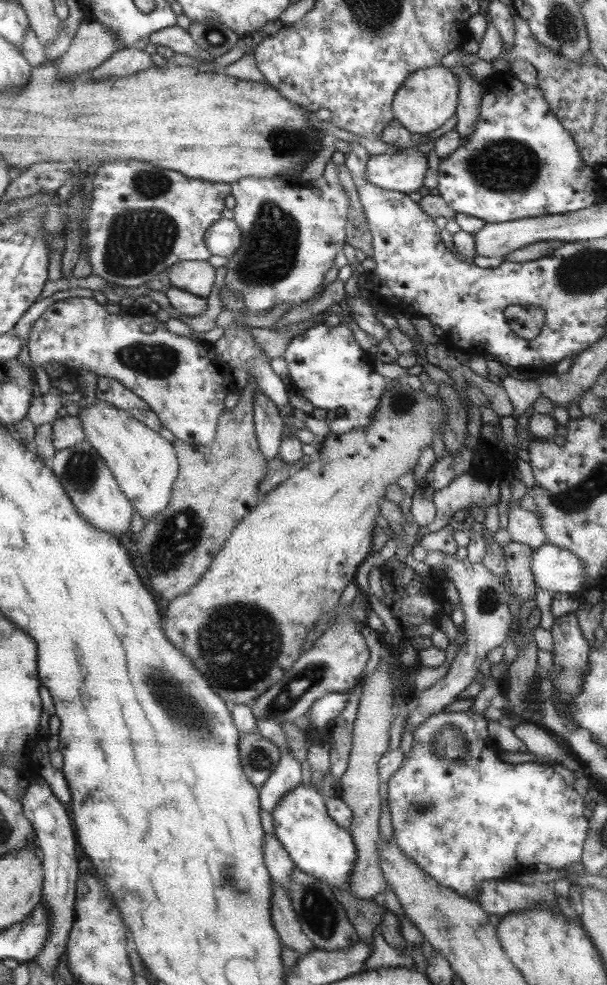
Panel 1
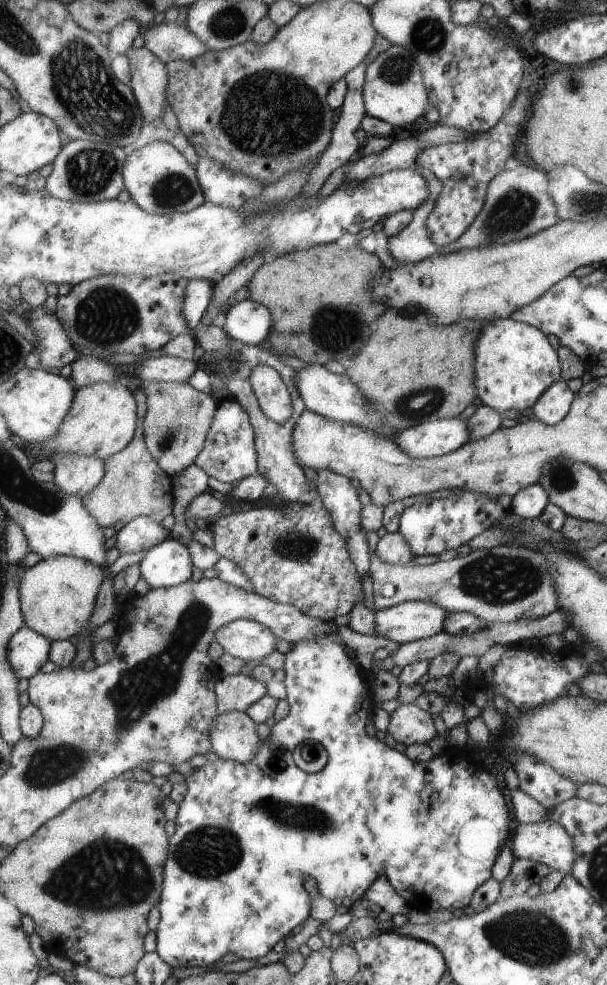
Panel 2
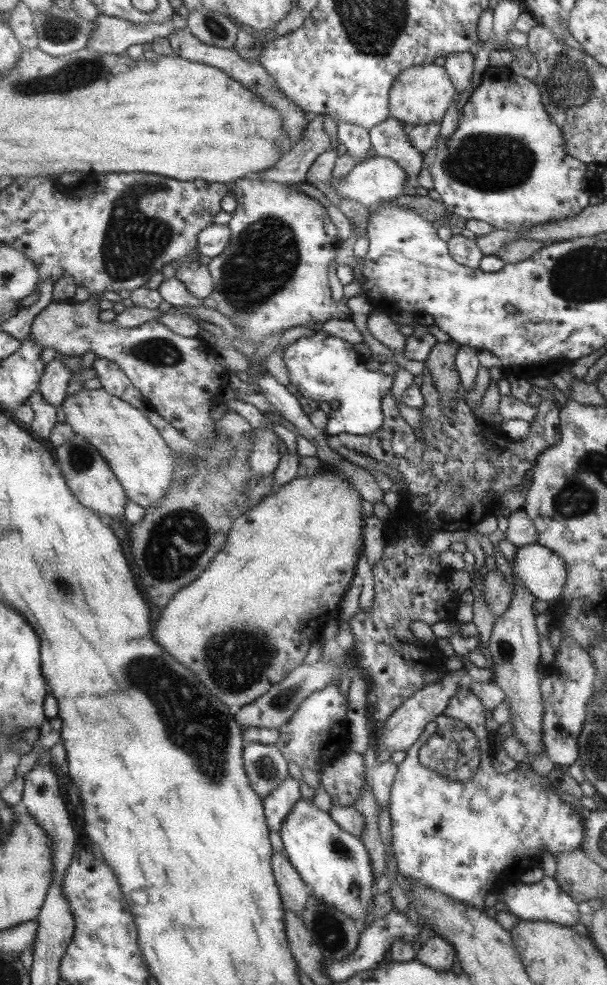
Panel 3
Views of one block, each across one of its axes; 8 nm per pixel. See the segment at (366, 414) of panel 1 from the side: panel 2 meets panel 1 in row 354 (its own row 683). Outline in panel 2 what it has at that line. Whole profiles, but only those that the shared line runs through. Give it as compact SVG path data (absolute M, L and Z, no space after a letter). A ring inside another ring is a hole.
M333 631L332 633L326 634L323 637L313 637L313 638L304 638L300 641L291 643L290 649L284 654L284 664L283 664L283 672L285 673L285 677L283 680L283 684L286 688L286 701L288 702L288 711L287 714L281 719L278 720L271 728L270 728L270 737L271 742L277 742L279 746L282 747L282 751L280 753L272 753L272 746L267 743L260 741L260 744L255 751L255 754L245 763L236 763L233 761L226 761L225 759L215 758L215 760L208 760L202 768L197 768L193 774L187 776L185 778L184 783L186 786L186 793L184 799L178 804L178 809L176 813L176 817L174 818L175 830L171 837L169 837L169 852L168 858L164 862L164 870L163 870L163 884L161 885L160 890L160 898L159 904L157 908L160 912L160 919L158 920L156 929L154 933L156 934L156 953L159 955L159 958L168 964L171 968L183 968L186 966L211 966L219 963L219 958L225 954L237 954L241 957L241 959L254 959L259 958L259 956L263 956L267 954L273 948L273 945L279 940L284 940L284 938L291 932L292 928L295 928L299 923L302 923L307 917L309 917L310 911L310 900L309 895L313 890L317 891L322 897L328 898L329 900L335 900L335 898L350 898L353 902L358 898L363 897L369 885L379 876L379 874L383 874L387 879L387 882L392 886L392 889L412 908L417 909L428 909L432 910L441 909L449 910L457 910L457 908L465 908L465 906L469 905L471 902L472 894L475 892L477 886L483 885L485 880L488 880L489 872L491 872L491 864L493 864L493 860L495 860L495 856L497 856L497 830L499 830L499 844L503 844L503 840L507 838L507 832L509 832L509 810L507 810L507 806L505 806L505 798L501 796L501 792L497 790L497 781L495 781L495 776L491 776L485 768L483 768L483 772L481 772L481 764L479 761L481 759L475 760L473 756L469 756L469 751L465 746L461 746L460 748L449 748L440 755L435 755L432 759L429 759L425 762L415 762L403 753L398 753L394 750L389 749L384 746L382 742L382 738L378 736L367 736L365 734L365 722L367 722L367 716L371 714L371 706L376 706L374 702L374 698L371 698L371 688L367 688L367 680L363 678L363 674L361 674L361 668L359 668L354 662L348 657L347 651L345 650L344 642L341 640L341 637L337 632Z

